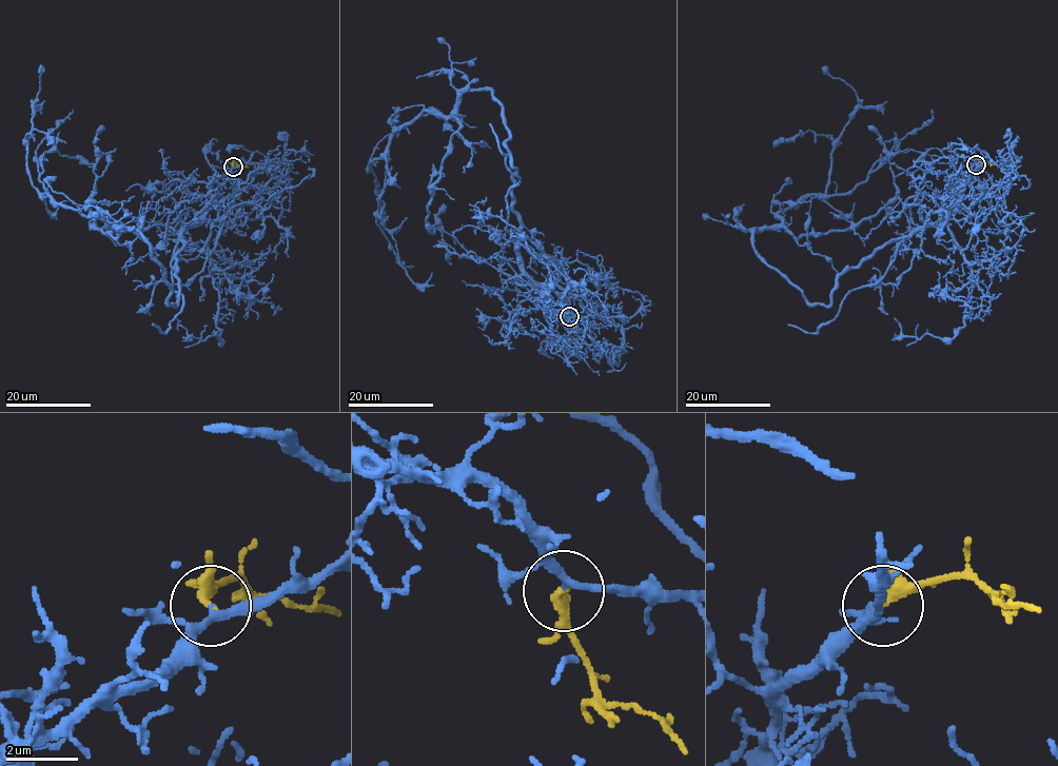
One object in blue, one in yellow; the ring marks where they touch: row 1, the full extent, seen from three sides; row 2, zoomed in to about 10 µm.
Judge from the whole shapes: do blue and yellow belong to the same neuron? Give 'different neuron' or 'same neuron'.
same neuron

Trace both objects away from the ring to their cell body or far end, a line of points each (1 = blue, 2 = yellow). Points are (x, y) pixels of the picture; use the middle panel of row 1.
1: (569, 315), (524, 268), (490, 90), (391, 139), (381, 223), (414, 282), (432, 273)
2: (569, 315), (573, 328), (584, 335)

